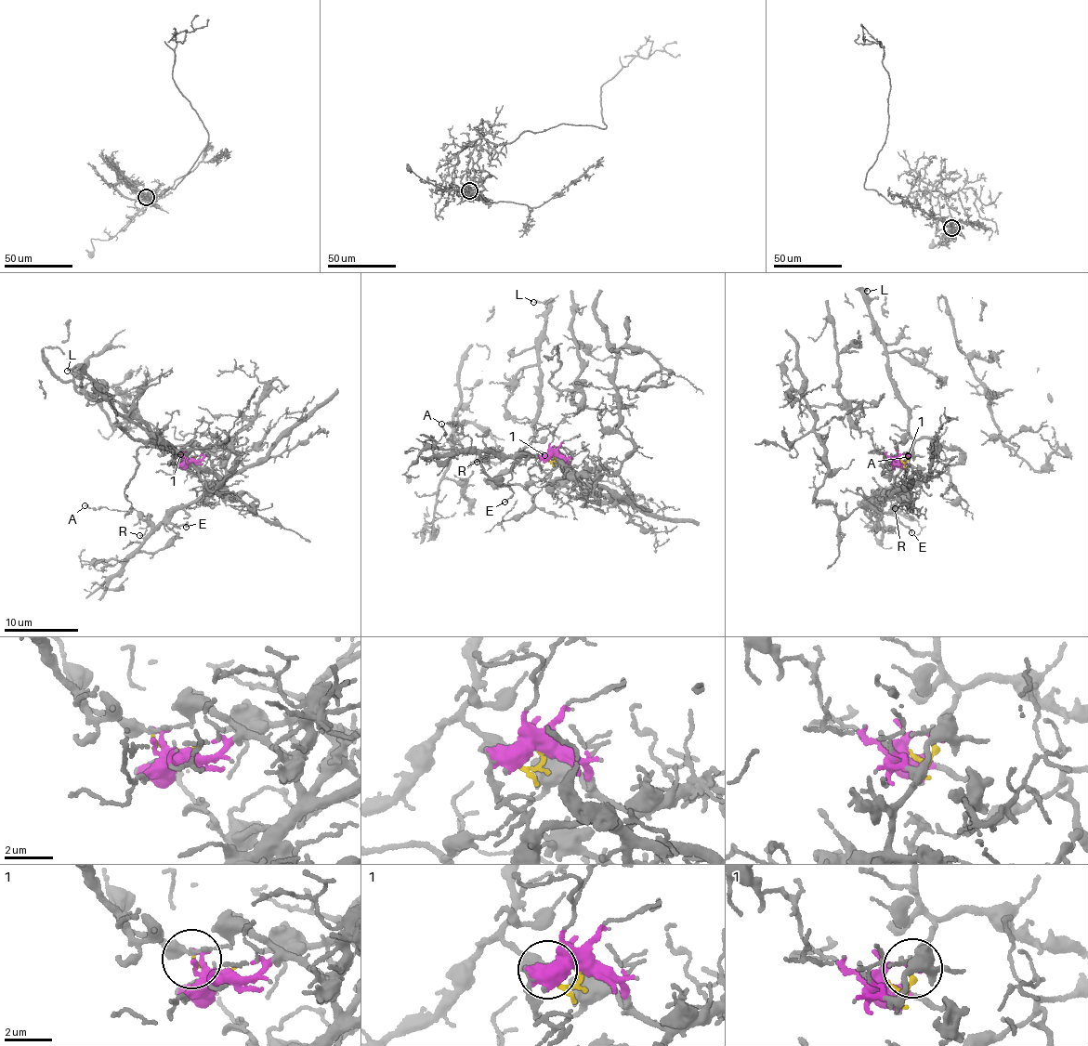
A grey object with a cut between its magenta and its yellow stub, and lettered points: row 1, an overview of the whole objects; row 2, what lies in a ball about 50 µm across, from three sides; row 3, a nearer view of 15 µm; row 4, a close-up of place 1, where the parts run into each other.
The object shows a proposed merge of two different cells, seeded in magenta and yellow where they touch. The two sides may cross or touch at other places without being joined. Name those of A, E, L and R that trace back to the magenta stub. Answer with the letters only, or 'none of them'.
A, E, R

